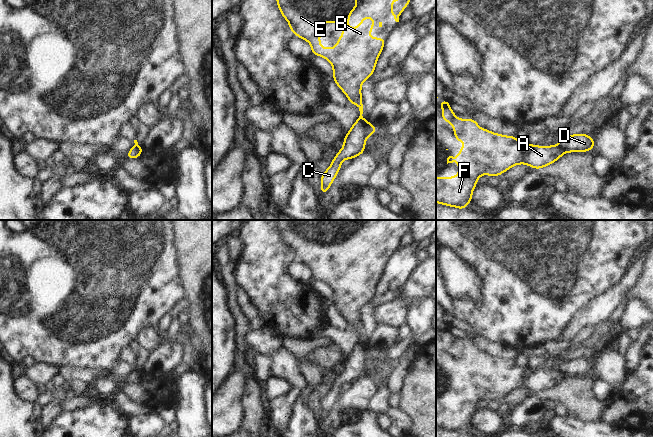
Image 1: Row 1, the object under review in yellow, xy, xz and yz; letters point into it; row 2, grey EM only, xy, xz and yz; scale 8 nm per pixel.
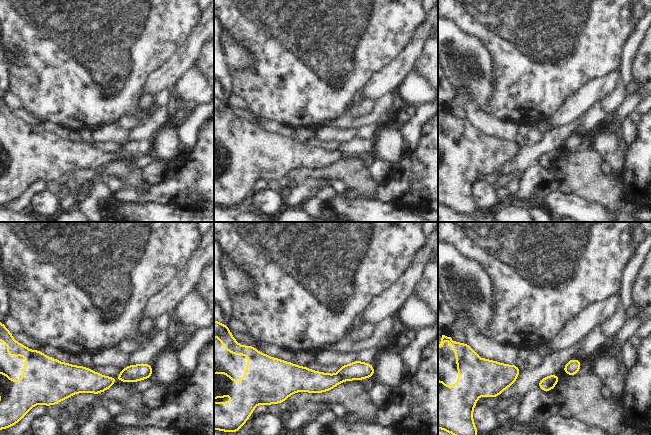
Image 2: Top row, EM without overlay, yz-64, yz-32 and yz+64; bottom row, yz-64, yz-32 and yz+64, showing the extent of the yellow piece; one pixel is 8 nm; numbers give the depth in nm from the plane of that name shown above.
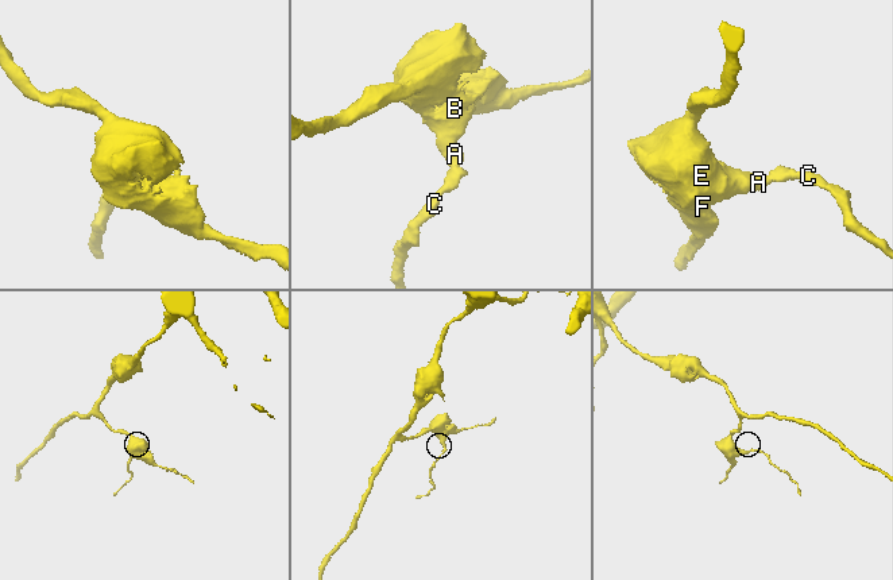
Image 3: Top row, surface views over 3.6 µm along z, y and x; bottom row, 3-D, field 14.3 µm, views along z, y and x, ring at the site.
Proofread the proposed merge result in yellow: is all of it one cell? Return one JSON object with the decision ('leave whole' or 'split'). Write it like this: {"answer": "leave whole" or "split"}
{"answer": "split"}

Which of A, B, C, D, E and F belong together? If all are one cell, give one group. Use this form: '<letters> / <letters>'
A B E F / C D

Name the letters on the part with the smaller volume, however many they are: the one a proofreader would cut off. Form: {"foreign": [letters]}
{"foreign": ["C", "D"]}

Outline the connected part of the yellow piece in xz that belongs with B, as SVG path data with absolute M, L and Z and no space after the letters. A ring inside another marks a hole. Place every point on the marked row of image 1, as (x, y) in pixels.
M277 0L277 5L283 18L289 22L289 27L294 35L302 40L308 40L312 55L319 55L329 60L333 66L333 80L349 98L348 104L356 104L359 107L360 116L363 119L363 104L361 98L361 84L375 71L375 64L383 49L386 38L369 38L373 25L376 23L372 16L365 16L361 24L354 29L346 24L349 22L350 13L358 7L356 0ZM338 22L342 24L343 35L338 38L335 48L322 48L319 42L321 23Z

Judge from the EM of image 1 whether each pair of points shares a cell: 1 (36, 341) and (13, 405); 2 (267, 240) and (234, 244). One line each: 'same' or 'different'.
1: different
2: different

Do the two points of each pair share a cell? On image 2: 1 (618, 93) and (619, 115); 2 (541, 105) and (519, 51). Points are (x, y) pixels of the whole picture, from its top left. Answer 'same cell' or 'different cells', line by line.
1: different cells
2: same cell

